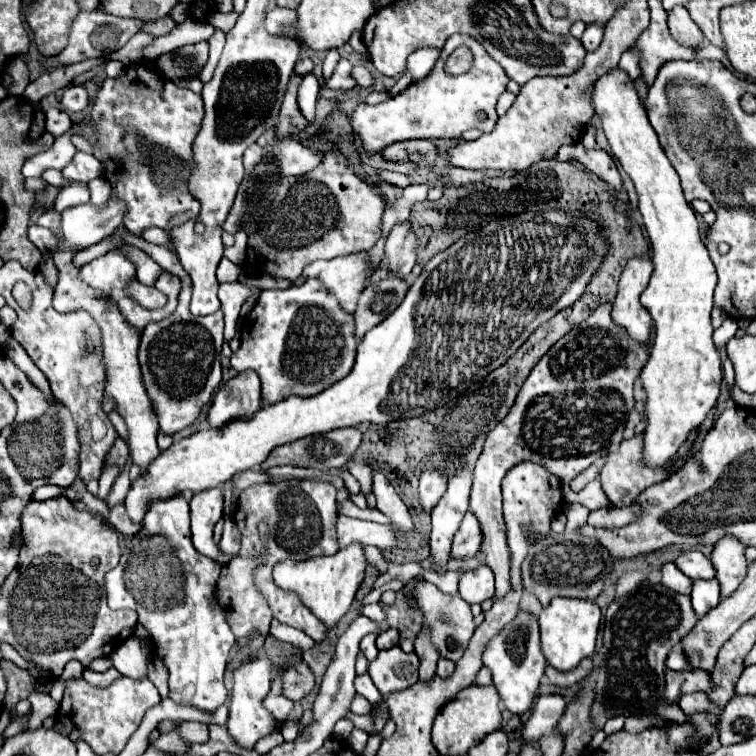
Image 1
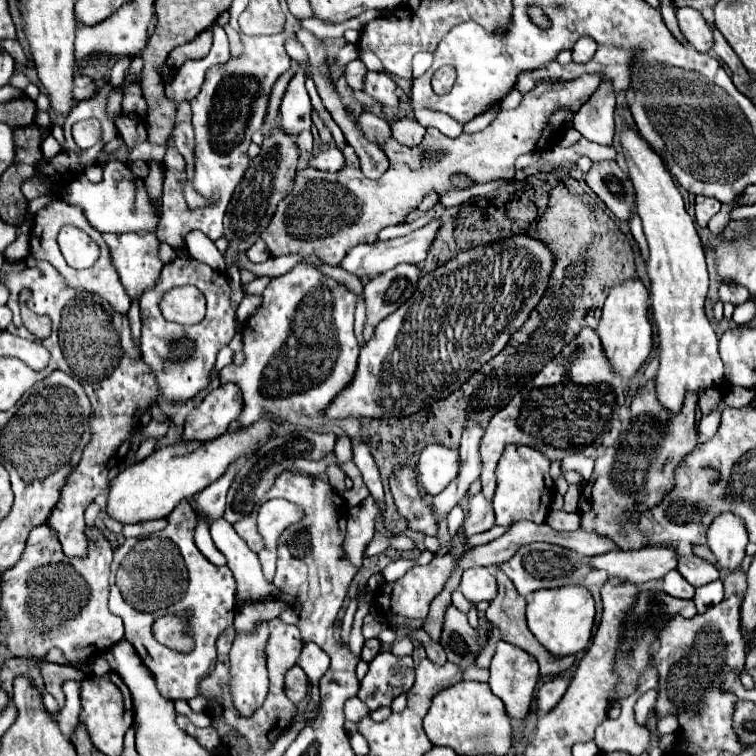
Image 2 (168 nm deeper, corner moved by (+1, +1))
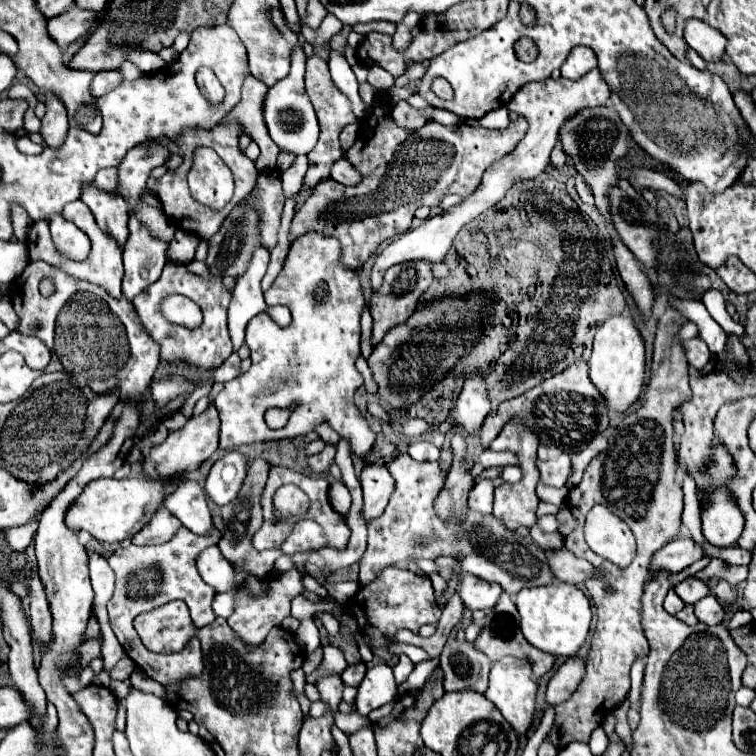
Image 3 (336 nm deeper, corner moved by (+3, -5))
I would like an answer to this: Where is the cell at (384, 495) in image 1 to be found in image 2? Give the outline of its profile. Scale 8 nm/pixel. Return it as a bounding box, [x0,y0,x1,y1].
[221,265,385,509]

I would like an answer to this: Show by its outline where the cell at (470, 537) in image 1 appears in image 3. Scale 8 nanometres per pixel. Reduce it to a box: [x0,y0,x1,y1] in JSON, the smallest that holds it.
[469,479,493,515]

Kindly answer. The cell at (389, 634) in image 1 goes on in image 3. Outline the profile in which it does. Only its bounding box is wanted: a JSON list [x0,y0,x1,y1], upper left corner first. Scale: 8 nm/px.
[341,661,367,687]

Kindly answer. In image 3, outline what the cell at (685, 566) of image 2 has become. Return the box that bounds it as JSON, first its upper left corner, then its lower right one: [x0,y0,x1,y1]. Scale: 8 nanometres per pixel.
[675,577,709,603]

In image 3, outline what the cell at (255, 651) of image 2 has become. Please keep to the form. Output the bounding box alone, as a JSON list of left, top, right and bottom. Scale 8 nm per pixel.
[227,569,303,647]

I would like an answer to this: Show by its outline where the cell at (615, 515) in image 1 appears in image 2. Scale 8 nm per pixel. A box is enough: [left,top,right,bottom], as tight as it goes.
[547,511,581,531]

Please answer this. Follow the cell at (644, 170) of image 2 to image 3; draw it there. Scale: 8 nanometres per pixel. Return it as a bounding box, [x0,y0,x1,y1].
[683,337,711,369]

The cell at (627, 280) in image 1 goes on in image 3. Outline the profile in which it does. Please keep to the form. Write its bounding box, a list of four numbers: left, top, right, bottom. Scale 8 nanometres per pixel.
[589,315,645,413]

